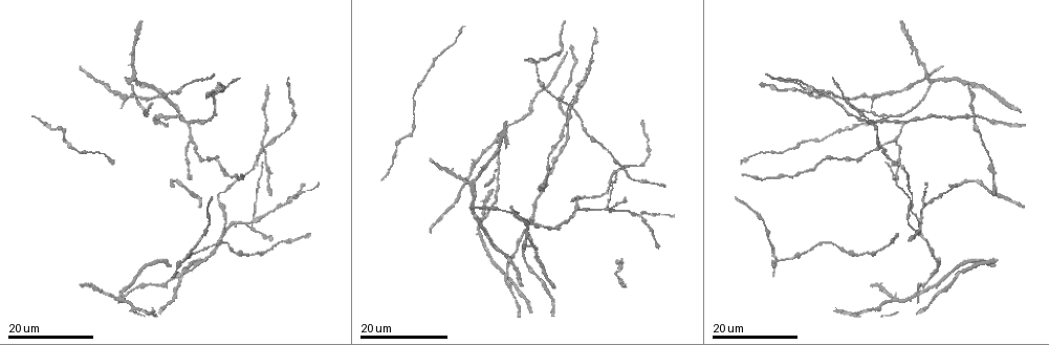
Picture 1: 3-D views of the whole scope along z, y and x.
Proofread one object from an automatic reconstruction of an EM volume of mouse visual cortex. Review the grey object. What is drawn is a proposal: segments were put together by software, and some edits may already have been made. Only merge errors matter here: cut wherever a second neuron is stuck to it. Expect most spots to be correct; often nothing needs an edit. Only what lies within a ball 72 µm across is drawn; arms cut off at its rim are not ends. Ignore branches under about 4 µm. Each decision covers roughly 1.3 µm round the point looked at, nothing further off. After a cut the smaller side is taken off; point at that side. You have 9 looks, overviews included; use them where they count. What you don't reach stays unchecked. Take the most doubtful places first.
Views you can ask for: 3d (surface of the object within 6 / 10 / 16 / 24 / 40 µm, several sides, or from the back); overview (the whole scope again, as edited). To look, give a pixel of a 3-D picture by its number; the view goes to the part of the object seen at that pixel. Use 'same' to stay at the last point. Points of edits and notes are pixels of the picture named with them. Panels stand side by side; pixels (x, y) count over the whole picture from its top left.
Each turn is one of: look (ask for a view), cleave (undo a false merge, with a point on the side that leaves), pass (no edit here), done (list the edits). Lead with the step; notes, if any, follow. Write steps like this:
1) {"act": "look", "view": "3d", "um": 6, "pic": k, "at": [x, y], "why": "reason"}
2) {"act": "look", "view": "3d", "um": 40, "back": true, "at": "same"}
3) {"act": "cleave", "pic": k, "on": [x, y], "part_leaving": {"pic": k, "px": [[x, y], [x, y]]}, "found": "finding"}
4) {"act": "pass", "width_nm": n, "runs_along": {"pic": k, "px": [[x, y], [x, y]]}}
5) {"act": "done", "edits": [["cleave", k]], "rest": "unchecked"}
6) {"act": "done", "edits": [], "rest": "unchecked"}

{"act": "look", "view": "3d", "um": 16, "pic": 1, "at": [639, 215], "why": "branch point"}

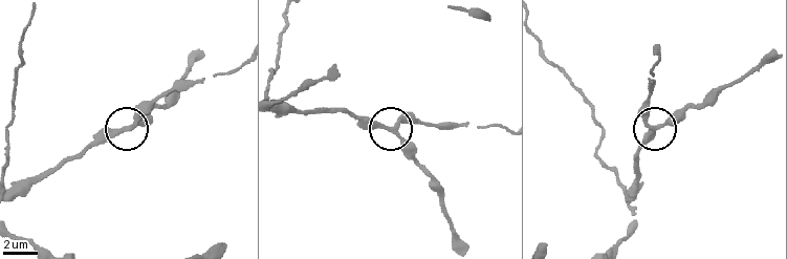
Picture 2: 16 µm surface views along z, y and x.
{"act": "look", "view": "3d", "um": 6, "pic": 2, "at": [395, 130], "why": "zoom in"}

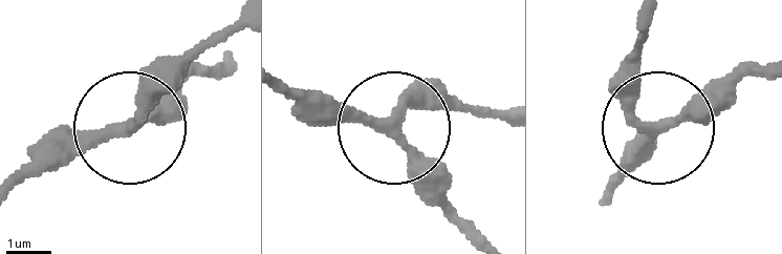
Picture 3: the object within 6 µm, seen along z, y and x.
{"act": "look", "view": "3d", "um": 6, "back": true, "pic": 3, "at": [127, 126], "why": "from behind"}

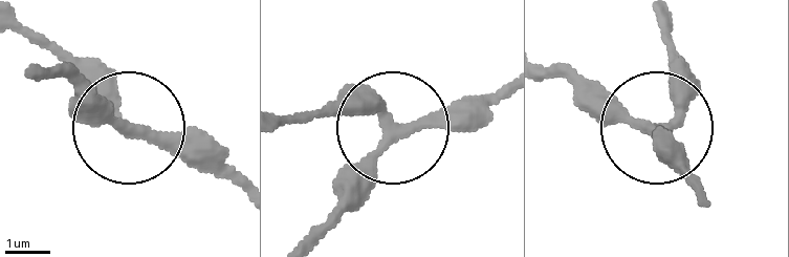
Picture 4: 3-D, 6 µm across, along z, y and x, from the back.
{"act": "pass", "side_arm_um": 10, "runs_along": {"pic": 4, "px": [[236, 184], [135, 134], [37, 37]]}, "found": "one neuron here"}

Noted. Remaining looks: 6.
{"act": "look", "view": "3d", "um": 16, "pic": 1, "at": [902, 123], "why": "arms part here"}

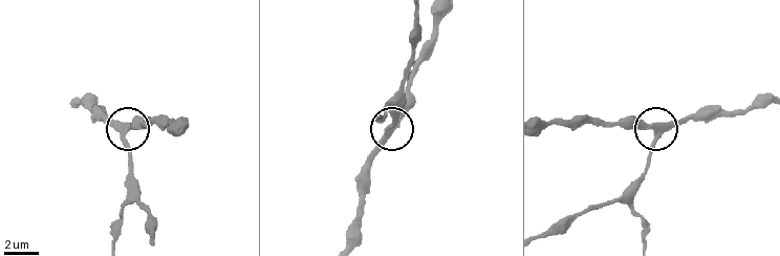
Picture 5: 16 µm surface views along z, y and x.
{"act": "look", "view": "3d", "um": 10, "pic": 5, "at": [385, 129], "why": "closer look"}

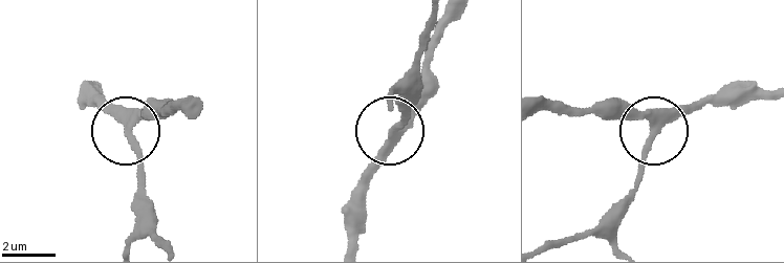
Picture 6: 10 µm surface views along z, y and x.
{"act": "pass", "width_nm": 260, "found": "one neuron here"}

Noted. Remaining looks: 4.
{"act": "look", "view": "3d", "um": 16, "pic": 1, "at": [871, 100]}

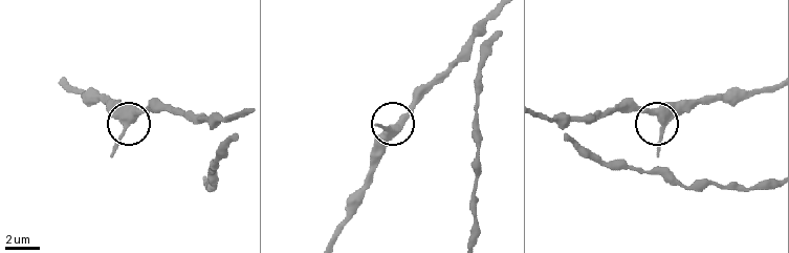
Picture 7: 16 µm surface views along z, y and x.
{"act": "look", "view": "3d", "um": 6, "pic": 7, "at": [389, 129]}

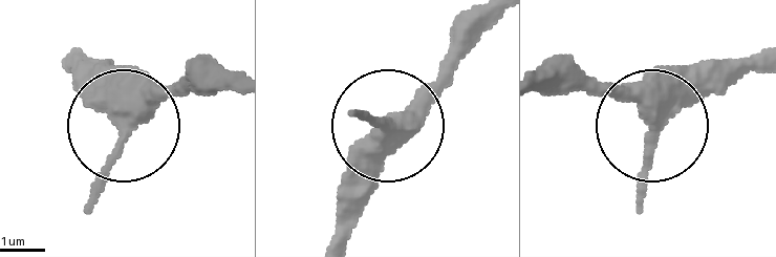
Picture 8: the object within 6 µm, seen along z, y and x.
{"act": "pass", "runs_along": {"pic": 8, "px": [[229, 86], [172, 86], [127, 116], [98, 67]]}, "found": "continuous, no second neuron"}

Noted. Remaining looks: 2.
{"act": "look", "view": "3d", "um": 24, "pic": 1, "at": [279, 241]}

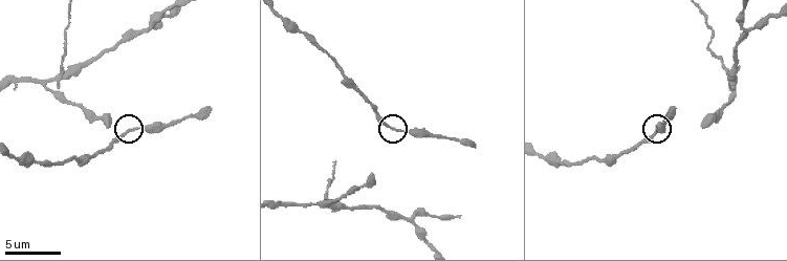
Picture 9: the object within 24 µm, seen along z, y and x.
{"act": "look", "view": "3d", "um": 6, "pic": 9, "at": [393, 129]}

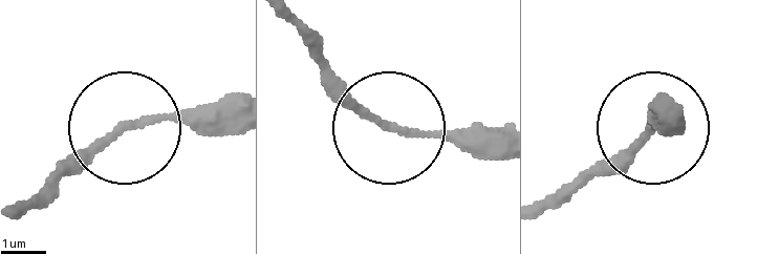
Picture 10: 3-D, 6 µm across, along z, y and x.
{"act": "pass", "width_nm": 160, "found": "one neuron here"}

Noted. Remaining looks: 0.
{"act": "done", "edits": [], "rest": "unchecked"}

